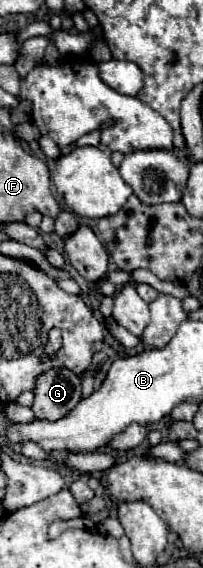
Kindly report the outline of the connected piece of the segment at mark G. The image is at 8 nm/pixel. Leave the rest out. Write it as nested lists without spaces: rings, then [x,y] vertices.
[[[65,368],[49,370],[39,376],[35,386],[33,414],[37,420],[61,420],[81,400],[81,378]]]

